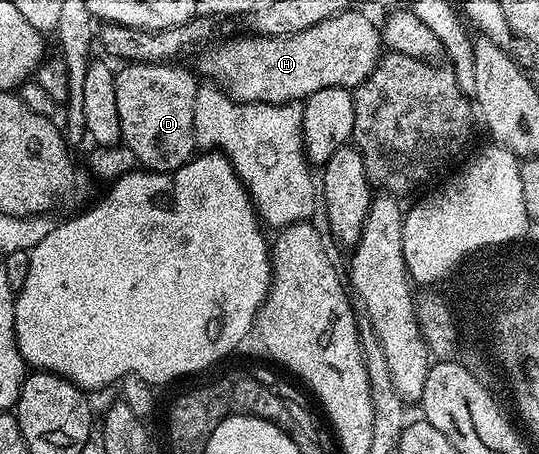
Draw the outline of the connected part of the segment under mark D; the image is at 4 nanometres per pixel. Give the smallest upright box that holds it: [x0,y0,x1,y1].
[115,63,201,173]

